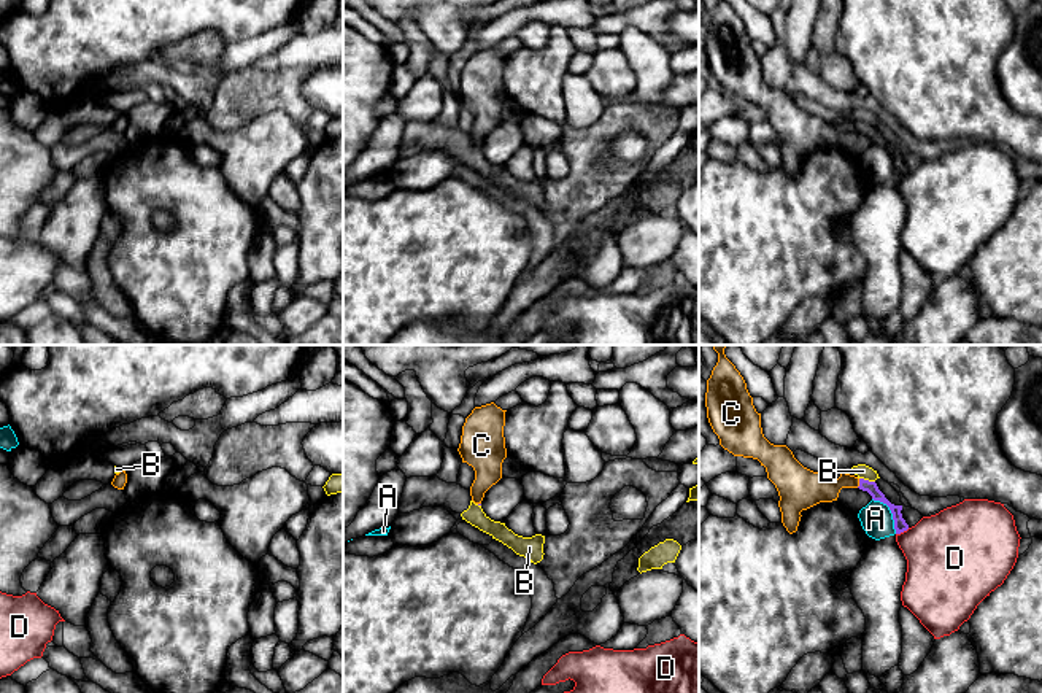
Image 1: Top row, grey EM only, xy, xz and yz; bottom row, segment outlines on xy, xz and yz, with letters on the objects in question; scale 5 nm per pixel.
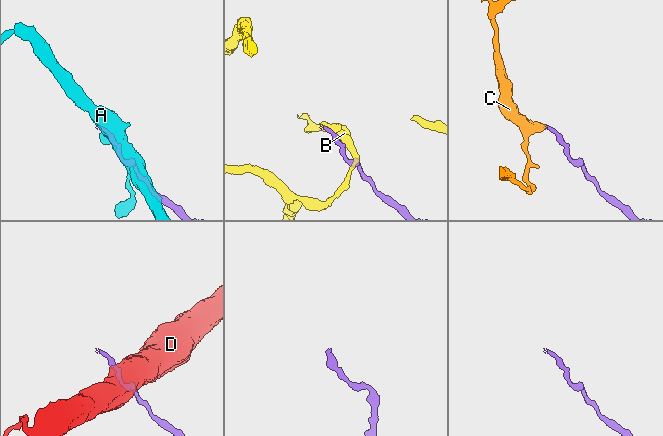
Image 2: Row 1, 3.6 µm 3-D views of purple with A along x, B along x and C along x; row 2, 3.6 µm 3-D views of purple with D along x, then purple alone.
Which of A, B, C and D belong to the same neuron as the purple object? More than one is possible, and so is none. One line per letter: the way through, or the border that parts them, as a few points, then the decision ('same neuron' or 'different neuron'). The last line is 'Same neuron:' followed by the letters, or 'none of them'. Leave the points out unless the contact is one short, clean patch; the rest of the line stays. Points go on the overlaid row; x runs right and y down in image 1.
A: different neuron
B: along yz (860, 477), (874, 482) | different neuron
C: across yz (871, 487), (860, 483), (810, 488) | same neuron
D: along yz (909, 528), (896, 534) | different neuron
Same neuron: C

